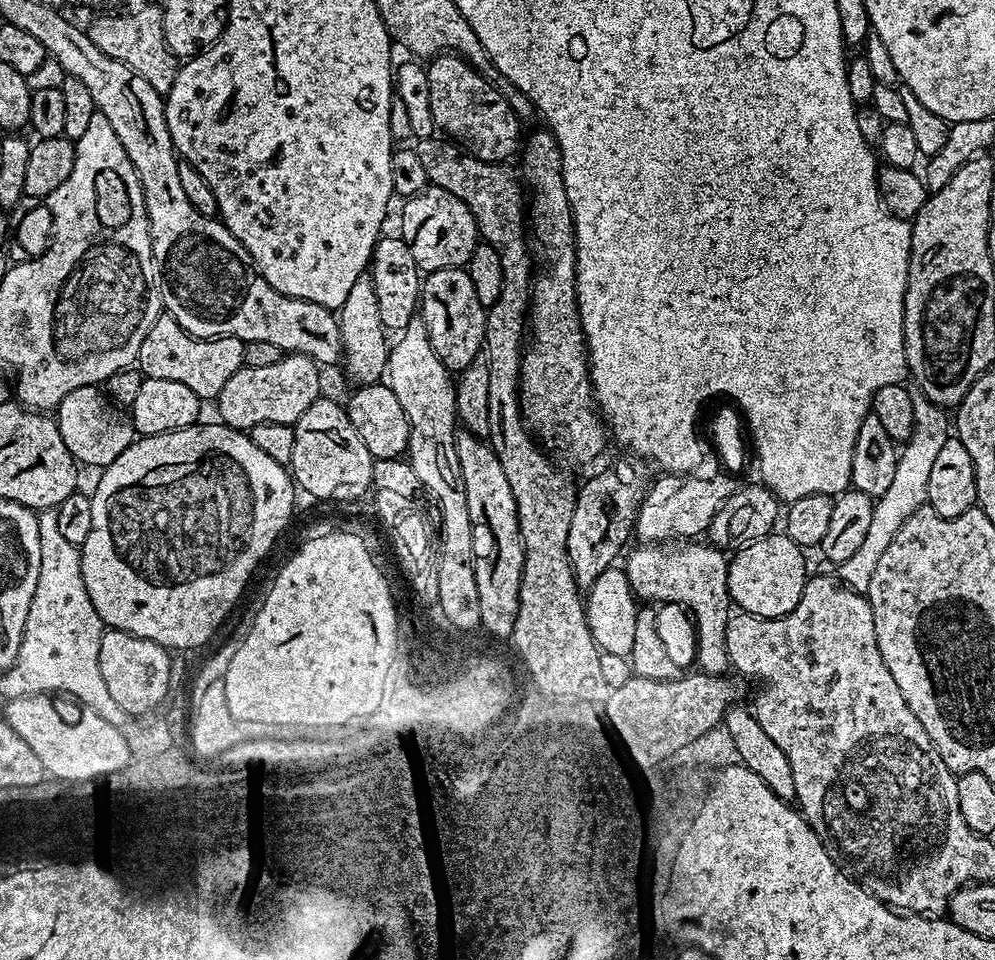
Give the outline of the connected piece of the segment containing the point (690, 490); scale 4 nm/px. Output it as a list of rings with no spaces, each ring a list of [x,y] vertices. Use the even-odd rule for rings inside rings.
[[[660,474],[647,489],[640,502],[640,513],[636,519],[634,536],[644,544],[659,544],[661,542],[684,542],[689,538],[700,538],[705,535],[714,522],[714,514],[728,500],[734,491],[724,476],[716,476],[707,480],[701,474]]]

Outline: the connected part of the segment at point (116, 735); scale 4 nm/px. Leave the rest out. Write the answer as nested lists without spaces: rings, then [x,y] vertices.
[[[13,696],[7,701],[2,718],[38,755],[44,771],[57,781],[81,782],[104,778],[107,774],[118,774],[123,771],[126,756],[130,755],[132,744],[123,736],[115,724],[106,722],[92,708],[84,708],[81,716],[73,724],[67,724],[60,717],[58,709],[52,705],[53,697]]]

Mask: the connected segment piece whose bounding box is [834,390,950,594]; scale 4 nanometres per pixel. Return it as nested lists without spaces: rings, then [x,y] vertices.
[[[918,390],[912,392],[912,401],[914,402],[916,430],[913,432],[911,440],[907,441],[899,453],[894,479],[890,481],[890,487],[886,490],[886,494],[882,494],[875,501],[870,518],[870,530],[866,533],[862,546],[858,546],[856,553],[852,557],[846,558],[846,562],[837,564],[834,568],[835,575],[842,583],[861,594],[867,593],[870,578],[873,576],[875,568],[878,567],[878,561],[882,559],[882,553],[886,551],[886,546],[890,546],[894,534],[898,534],[902,522],[906,522],[906,518],[910,518],[910,514],[914,514],[914,510],[925,507],[928,498],[926,482],[930,478],[931,468],[934,467],[934,458],[938,458],[938,450],[942,450],[942,446],[950,438],[949,433],[944,433],[948,428],[949,416],[945,409],[927,400]]]

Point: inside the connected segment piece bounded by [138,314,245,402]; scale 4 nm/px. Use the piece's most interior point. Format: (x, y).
(169, 351)

